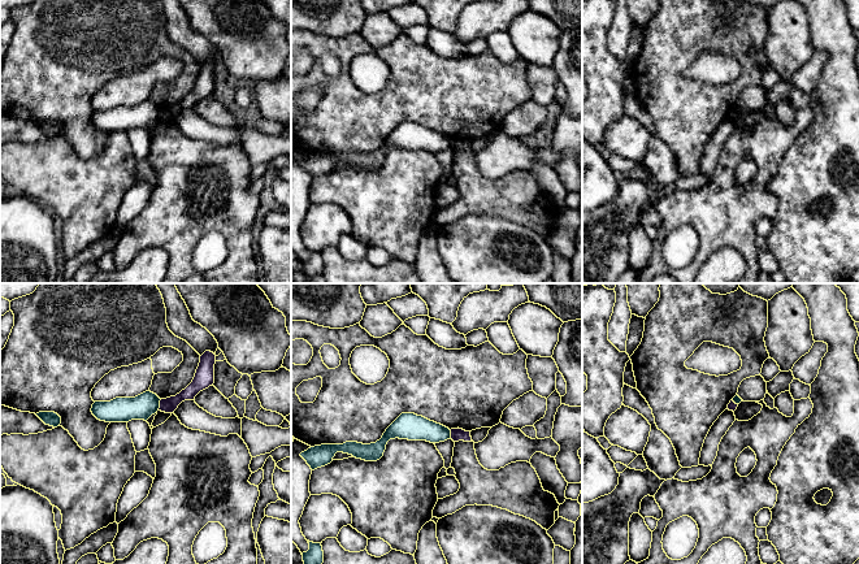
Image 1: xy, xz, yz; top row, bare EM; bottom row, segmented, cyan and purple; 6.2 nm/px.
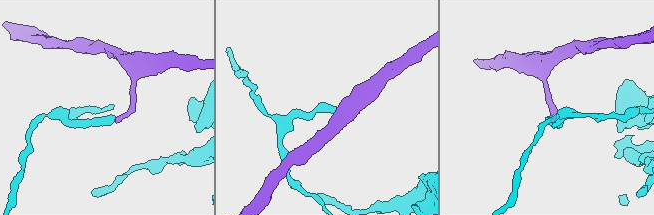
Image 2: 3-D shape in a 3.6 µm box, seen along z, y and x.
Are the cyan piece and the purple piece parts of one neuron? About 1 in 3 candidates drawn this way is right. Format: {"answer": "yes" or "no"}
{"answer": "no"}

